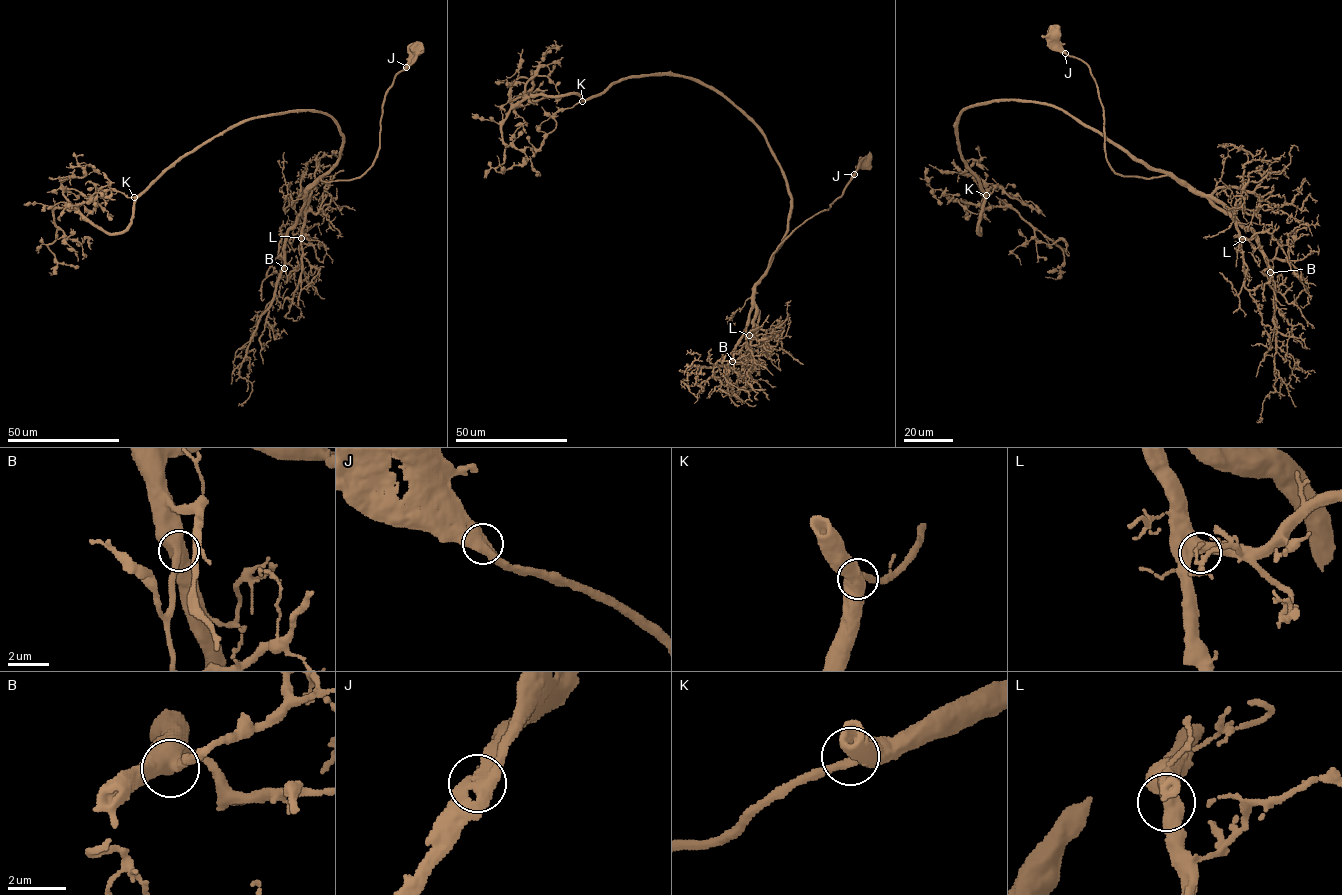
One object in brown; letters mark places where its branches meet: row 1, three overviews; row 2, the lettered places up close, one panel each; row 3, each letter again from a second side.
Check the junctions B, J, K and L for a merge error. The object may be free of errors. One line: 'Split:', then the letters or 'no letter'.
Split: no letter

